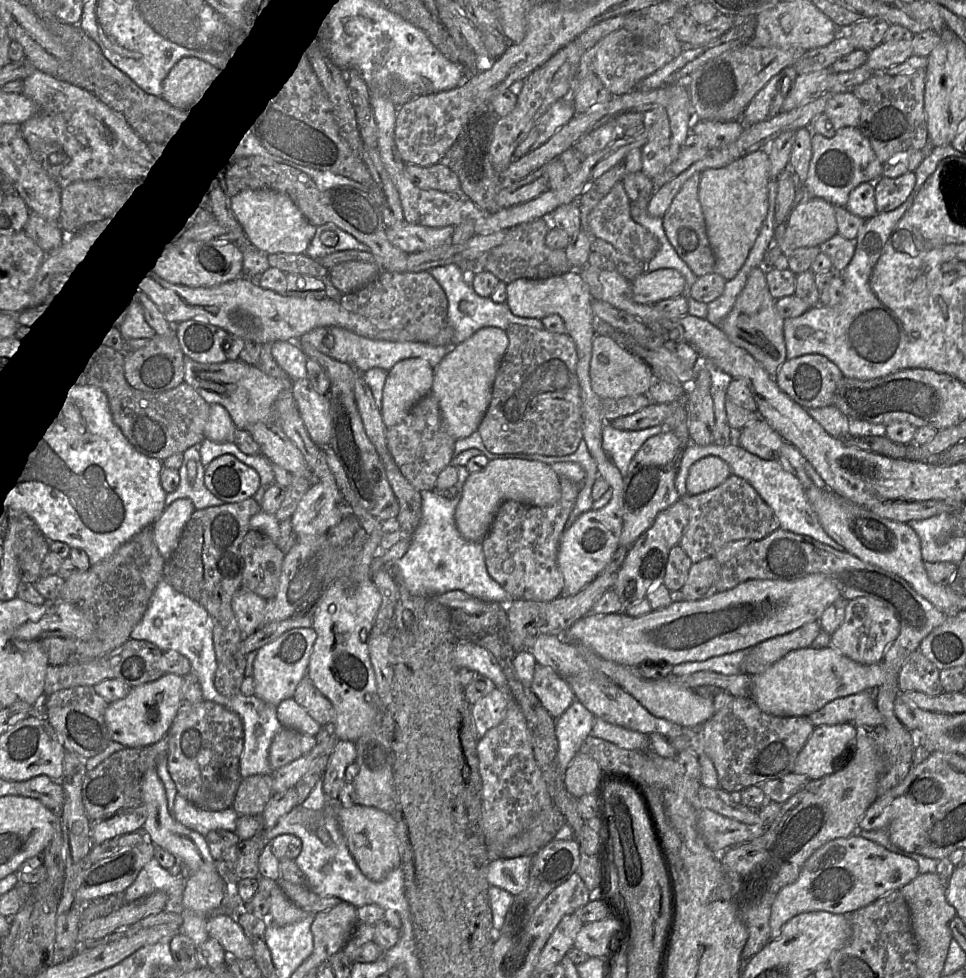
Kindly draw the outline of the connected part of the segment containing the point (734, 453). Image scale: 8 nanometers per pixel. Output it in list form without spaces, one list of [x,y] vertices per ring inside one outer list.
[[[716,444],[706,446],[688,445],[682,455],[675,479],[675,488],[680,497],[687,495],[686,481],[691,466],[698,460],[708,456],[721,458],[729,465],[731,475],[747,481],[774,511],[781,529],[795,534],[809,536],[836,550],[843,550],[843,547],[832,539],[822,528],[818,516],[809,503],[799,479],[792,473],[786,471],[779,461],[764,460],[739,445],[728,445],[724,447]]]

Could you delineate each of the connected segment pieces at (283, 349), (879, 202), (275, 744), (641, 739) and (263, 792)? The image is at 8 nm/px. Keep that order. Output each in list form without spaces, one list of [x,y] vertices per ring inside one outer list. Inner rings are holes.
[[[297,341],[273,342],[271,353],[277,364],[291,380],[308,378],[306,372],[306,361],[308,357]]]
[[[907,172],[896,178],[881,176],[874,184],[877,212],[889,212],[908,199],[916,184],[916,174]]]
[[[282,727],[274,736],[269,749],[269,764],[273,771],[310,752],[317,744],[315,736]]]
[[[596,718],[591,736],[611,742],[621,748],[637,751],[652,751],[648,735],[613,725]]]
[[[252,775],[241,780],[232,808],[239,816],[261,815],[272,795],[272,775]]]

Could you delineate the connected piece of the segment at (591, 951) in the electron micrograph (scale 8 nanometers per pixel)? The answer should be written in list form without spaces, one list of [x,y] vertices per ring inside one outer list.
[[[609,916],[602,920],[584,923],[576,936],[574,946],[590,957],[605,958],[610,939],[618,929],[618,921]]]

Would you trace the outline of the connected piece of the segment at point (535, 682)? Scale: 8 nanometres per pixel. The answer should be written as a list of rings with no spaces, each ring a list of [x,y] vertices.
[[[536,665],[530,688],[554,719],[559,718],[575,701],[575,694],[567,680],[550,667]]]

